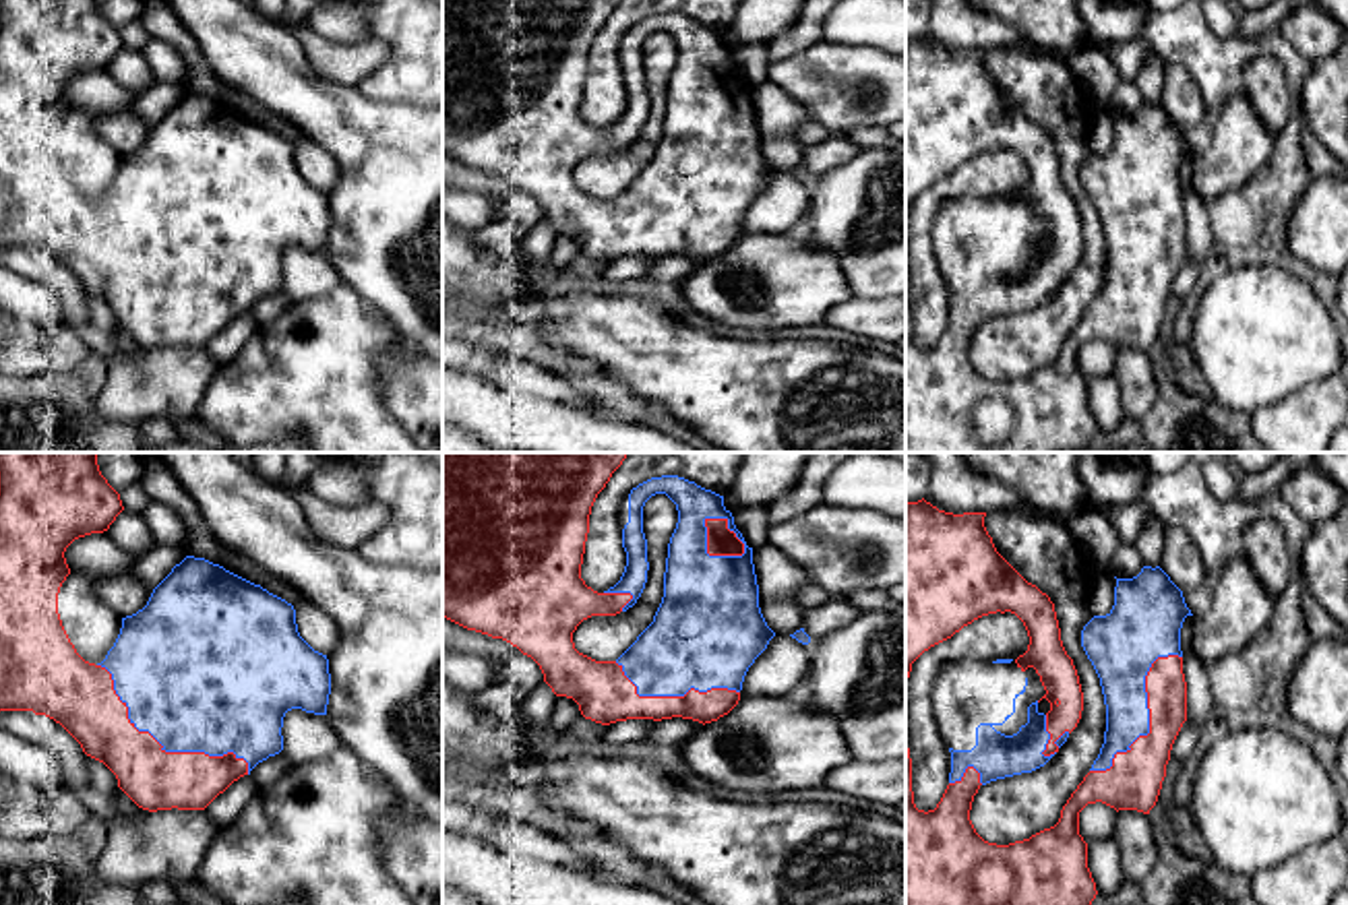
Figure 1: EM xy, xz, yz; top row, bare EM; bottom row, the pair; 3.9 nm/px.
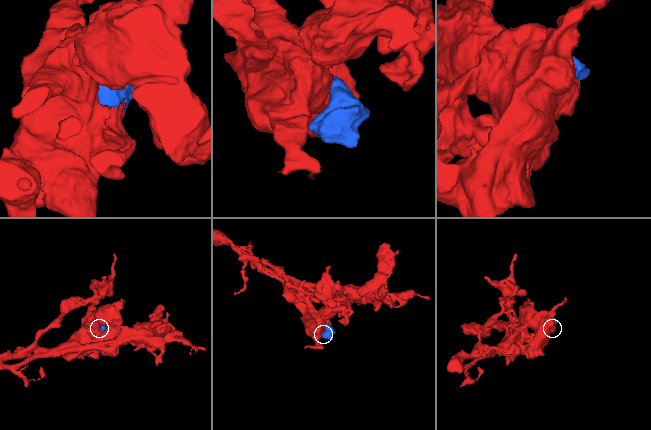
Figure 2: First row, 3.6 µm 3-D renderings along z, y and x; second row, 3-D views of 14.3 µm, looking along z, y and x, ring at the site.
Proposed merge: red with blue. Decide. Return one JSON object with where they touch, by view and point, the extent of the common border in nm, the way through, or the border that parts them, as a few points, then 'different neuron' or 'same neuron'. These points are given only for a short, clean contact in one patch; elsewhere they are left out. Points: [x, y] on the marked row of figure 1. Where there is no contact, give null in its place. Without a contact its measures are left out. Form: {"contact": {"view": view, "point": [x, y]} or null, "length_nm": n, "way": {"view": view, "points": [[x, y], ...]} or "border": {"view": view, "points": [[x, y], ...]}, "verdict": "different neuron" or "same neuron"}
{"contact": {"view": "xy", "point": [164, 751]}, "length_nm": 750, "verdict": "same neuron"}

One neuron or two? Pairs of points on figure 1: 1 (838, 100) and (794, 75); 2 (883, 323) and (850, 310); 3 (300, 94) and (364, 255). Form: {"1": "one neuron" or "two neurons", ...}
{"1": "one neuron", "2": "one neuron", "3": "one neuron"}

